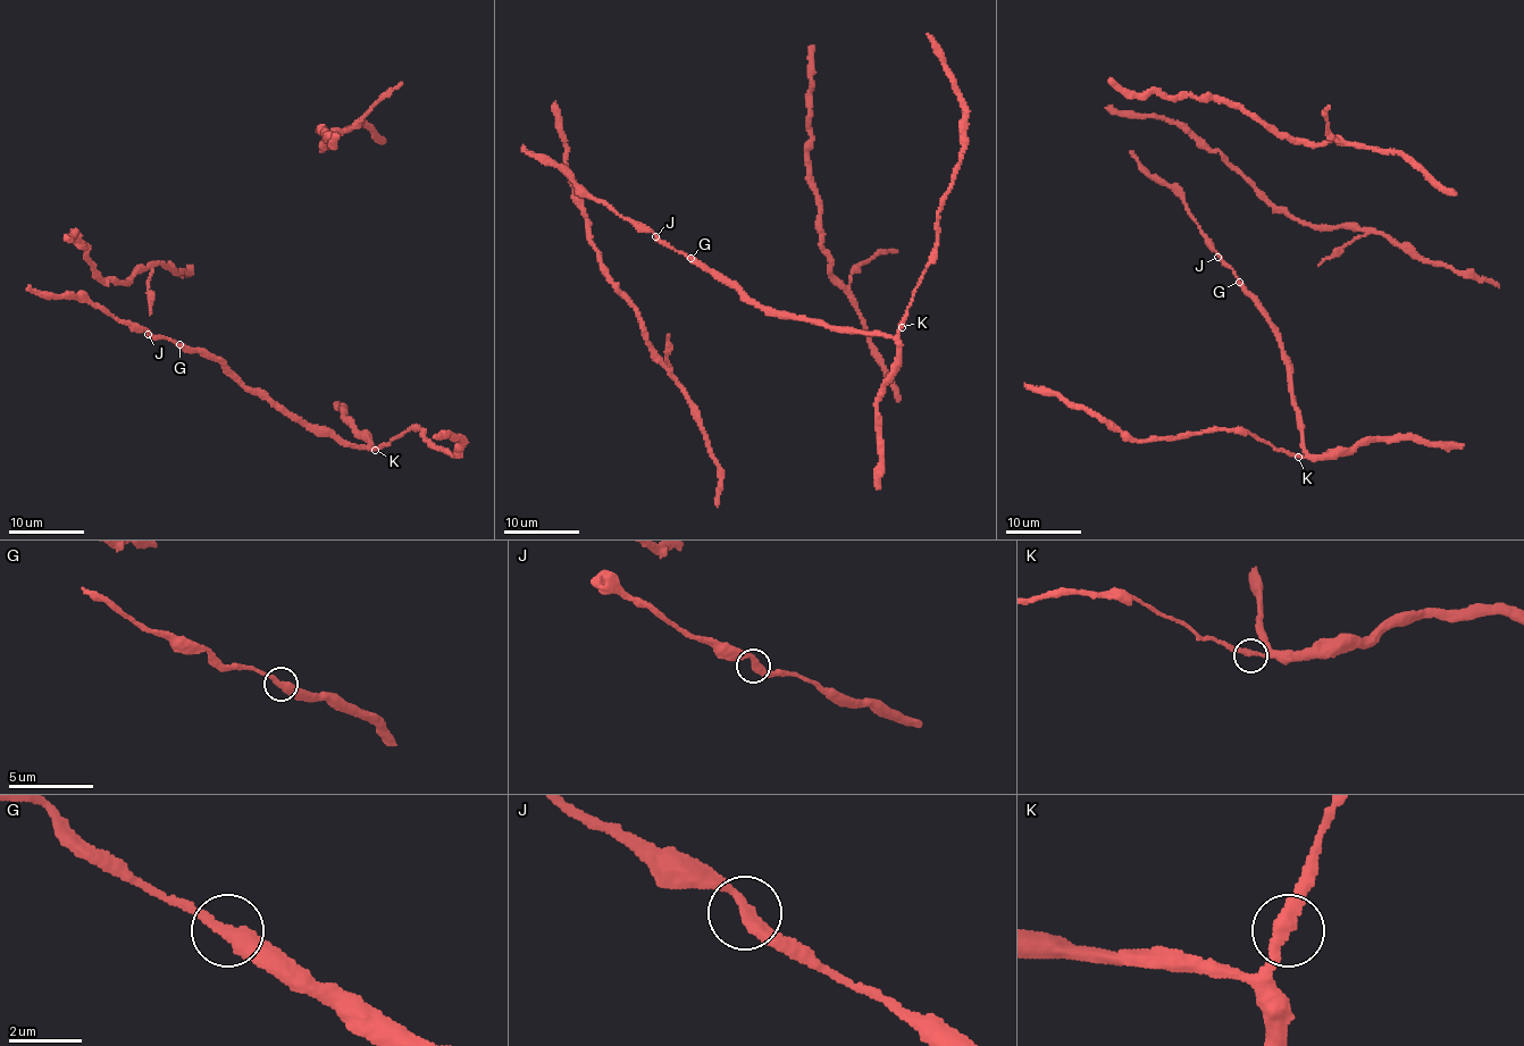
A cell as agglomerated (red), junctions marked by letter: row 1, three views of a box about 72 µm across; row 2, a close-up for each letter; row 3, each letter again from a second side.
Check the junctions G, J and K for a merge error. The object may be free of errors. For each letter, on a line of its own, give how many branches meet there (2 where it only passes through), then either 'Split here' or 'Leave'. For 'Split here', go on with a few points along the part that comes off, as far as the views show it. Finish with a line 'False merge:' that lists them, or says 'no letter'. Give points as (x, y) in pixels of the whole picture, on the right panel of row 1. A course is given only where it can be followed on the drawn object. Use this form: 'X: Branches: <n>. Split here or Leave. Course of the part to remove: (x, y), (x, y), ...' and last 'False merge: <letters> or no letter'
G: Branches: 2. Leave
J: Branches: 2. Leave
K: Branches: 2. Leave
False merge: no letter

